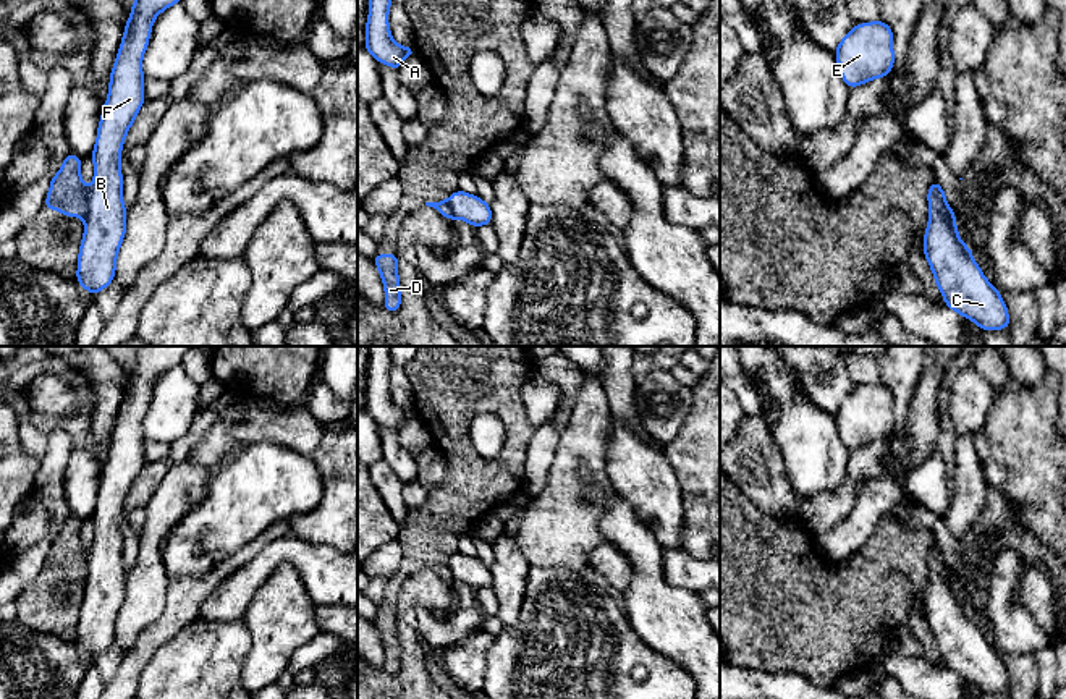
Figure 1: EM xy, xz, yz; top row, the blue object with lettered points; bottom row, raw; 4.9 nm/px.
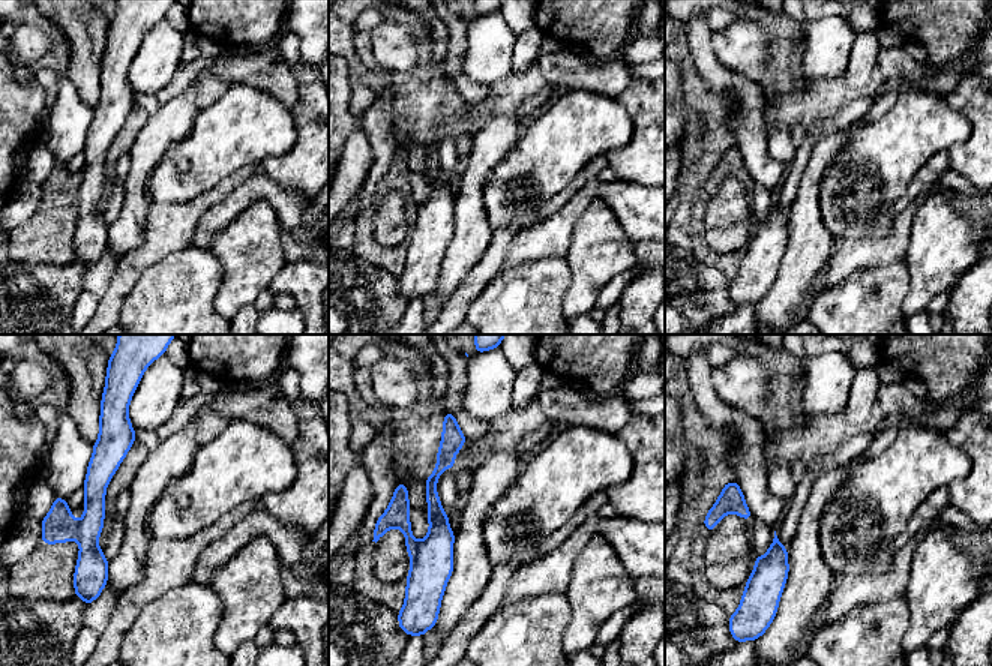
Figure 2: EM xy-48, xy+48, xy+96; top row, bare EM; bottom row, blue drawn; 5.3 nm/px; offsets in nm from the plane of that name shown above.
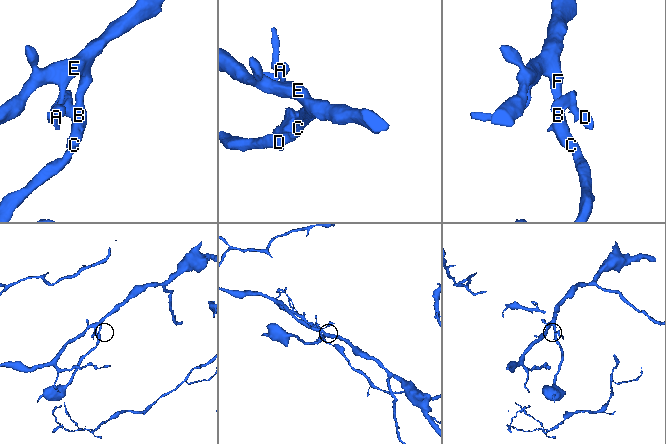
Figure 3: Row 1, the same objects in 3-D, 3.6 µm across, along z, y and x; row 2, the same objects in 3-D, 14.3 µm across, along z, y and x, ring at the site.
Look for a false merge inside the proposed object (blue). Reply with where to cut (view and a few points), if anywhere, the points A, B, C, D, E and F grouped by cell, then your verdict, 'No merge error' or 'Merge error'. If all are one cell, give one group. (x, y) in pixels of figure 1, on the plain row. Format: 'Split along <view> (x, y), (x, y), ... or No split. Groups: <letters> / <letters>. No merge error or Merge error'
Split along xy (88, 550), (88, 575), (83, 580). Groups: A B C E F / D. Merge error

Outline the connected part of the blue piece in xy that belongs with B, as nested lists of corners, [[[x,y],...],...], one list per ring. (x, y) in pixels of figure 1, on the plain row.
[[[139,346],[125,387],[91,516],[94,544],[87,550],[87,576],[78,618],[76,642],[92,659],[115,641],[116,618],[126,597],[120,523],[125,500],[146,464],[142,419],[152,387],[163,372],[181,364],[189,348],[192,346]]]

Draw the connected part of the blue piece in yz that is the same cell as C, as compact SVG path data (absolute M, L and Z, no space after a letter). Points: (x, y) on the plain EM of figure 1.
M933 542L927 555L930 581L924 597L924 618L945 668L971 681L980 693L1009 691L1009 675L1000 654L972 621L950 578L943 550Z

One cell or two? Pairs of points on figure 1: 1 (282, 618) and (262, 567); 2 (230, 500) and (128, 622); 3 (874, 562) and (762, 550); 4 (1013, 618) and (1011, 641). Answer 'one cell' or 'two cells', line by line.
1: two cells
2: two cells
3: one cell
4: one cell

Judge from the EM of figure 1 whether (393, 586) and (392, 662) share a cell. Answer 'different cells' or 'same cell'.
same cell

